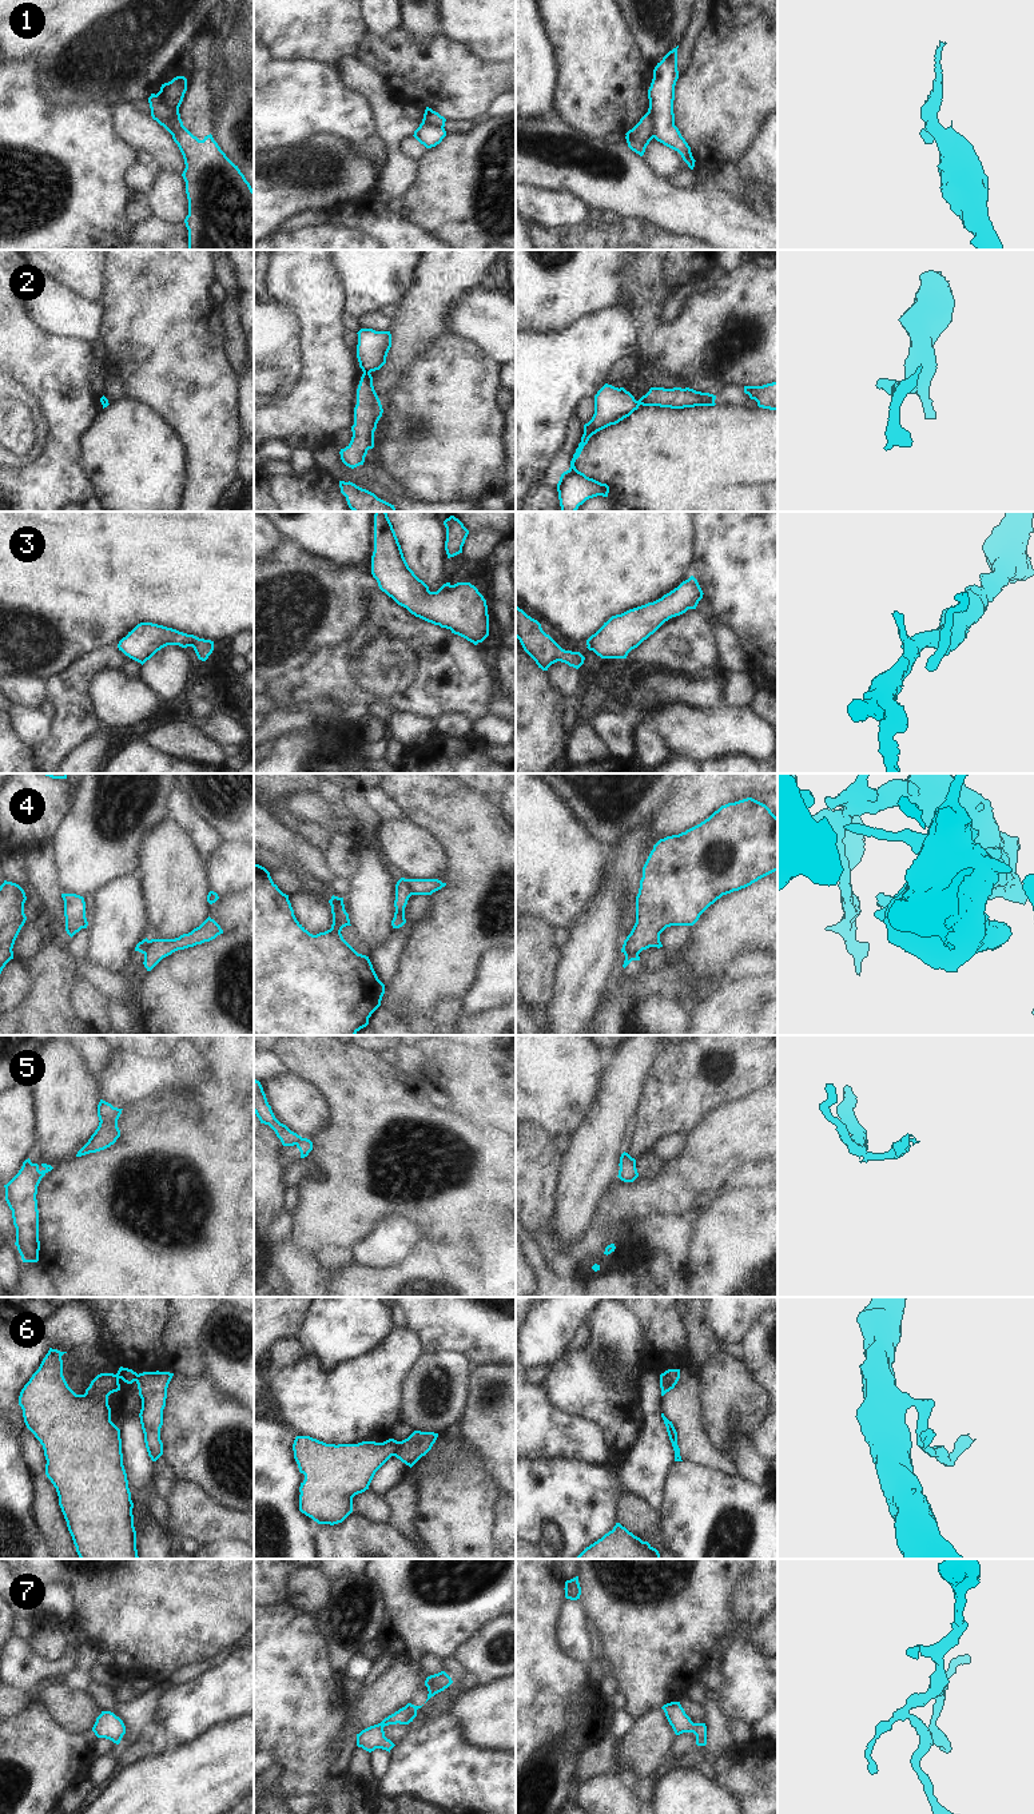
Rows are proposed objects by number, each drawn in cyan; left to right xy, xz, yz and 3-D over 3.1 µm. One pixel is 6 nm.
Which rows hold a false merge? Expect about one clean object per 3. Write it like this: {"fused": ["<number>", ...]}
{"fused": ["1", "2", "4", "5", "6"]}

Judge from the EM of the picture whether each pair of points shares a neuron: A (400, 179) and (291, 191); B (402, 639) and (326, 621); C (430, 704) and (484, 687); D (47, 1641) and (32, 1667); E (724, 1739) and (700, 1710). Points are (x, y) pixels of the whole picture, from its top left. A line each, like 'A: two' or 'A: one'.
A: two
B: two
C: one
D: two
E: two

